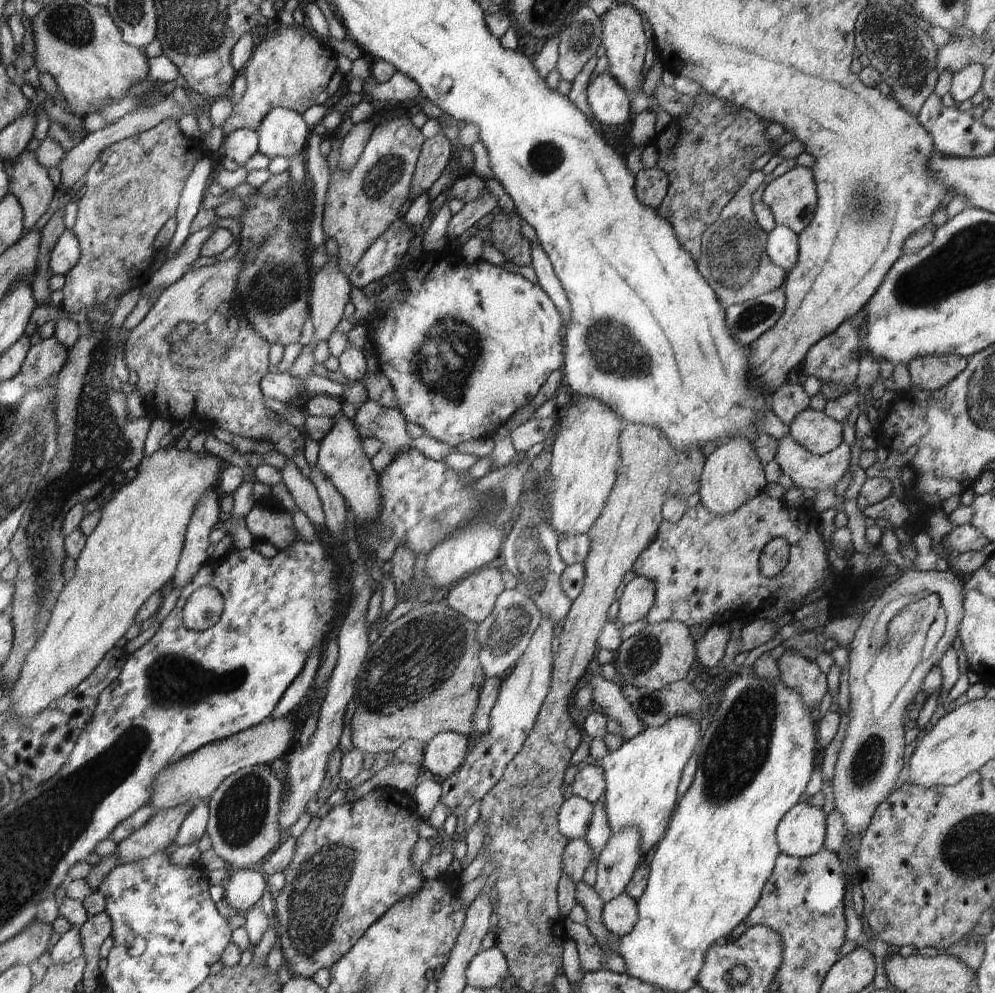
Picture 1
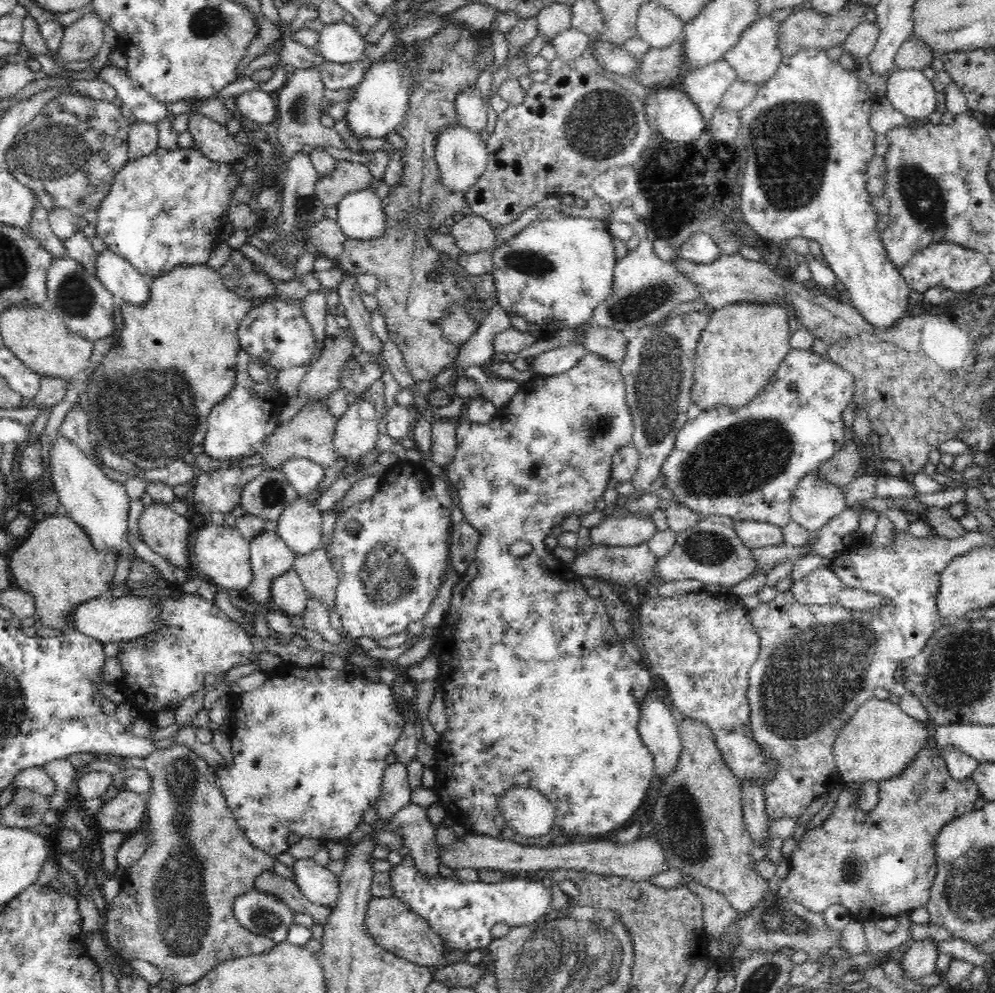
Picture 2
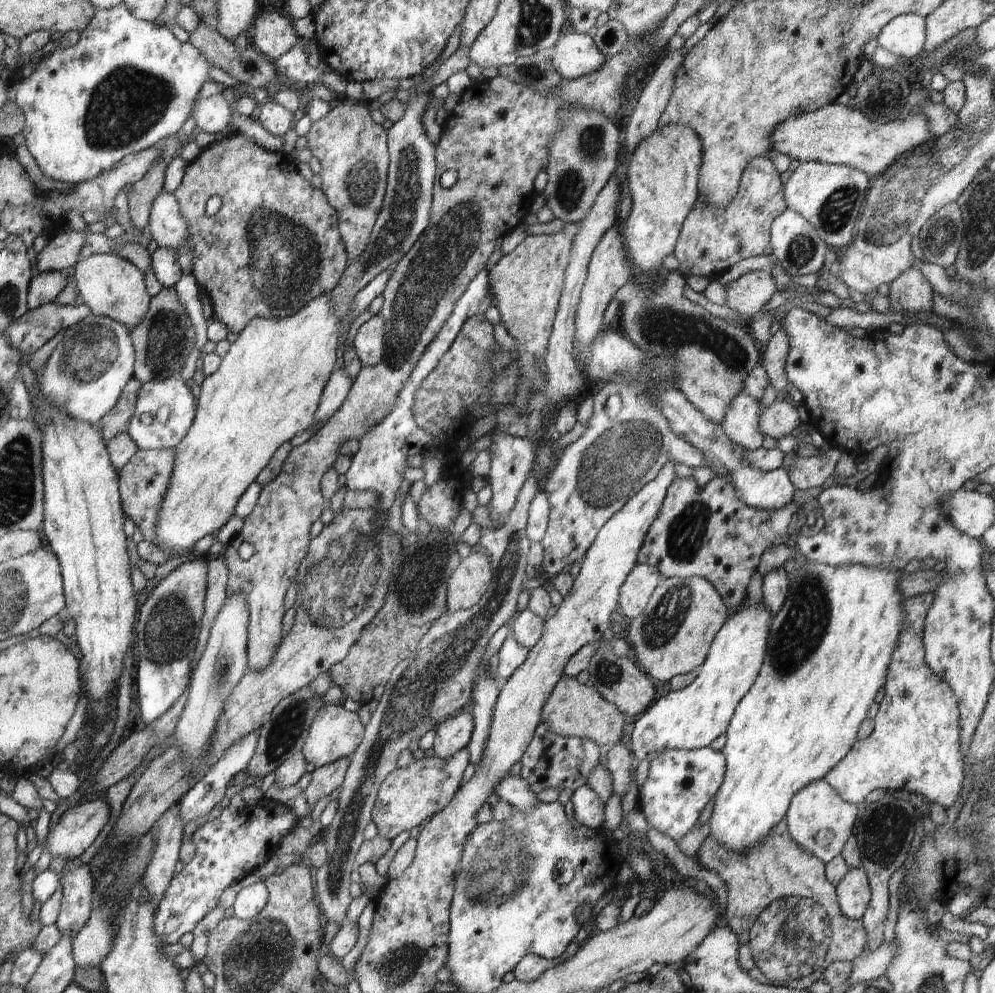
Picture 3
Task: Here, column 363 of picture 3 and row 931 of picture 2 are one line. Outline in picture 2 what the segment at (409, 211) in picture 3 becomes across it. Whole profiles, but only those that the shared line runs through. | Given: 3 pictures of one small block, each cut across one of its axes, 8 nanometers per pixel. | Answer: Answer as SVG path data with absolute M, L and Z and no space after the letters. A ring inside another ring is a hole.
M252 889L234 904L235 916L244 928L277 943L286 941L290 926L296 924L295 911L272 893Z

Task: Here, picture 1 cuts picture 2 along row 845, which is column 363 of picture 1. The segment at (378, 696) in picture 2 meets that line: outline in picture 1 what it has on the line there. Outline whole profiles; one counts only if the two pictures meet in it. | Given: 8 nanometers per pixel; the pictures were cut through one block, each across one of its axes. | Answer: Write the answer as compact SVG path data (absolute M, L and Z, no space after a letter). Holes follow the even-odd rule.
M404 211L400 212L397 219L390 224L390 227L378 239L375 239L371 246L362 254L358 265L349 275L348 280L350 285L359 289L368 286L372 282L383 281L384 290L380 294L376 292L376 311L374 318L367 324L367 328L370 332L370 328L373 326L373 348L378 361L378 370L390 382L397 408L404 416L406 423L420 426L423 430L426 430L427 435L432 436L435 440L457 447L468 440L483 439L492 432L497 432L516 413L518 408L522 409L534 401L540 388L552 372L562 370L563 347L561 340L564 327L559 311L539 285L532 284L520 274L508 272L501 265L492 265L484 259L475 264L467 264L466 262L462 264L462 262L455 262L448 257L439 255L439 252L423 252L414 262L406 264L404 257L408 254L409 244L415 236L414 230L406 225ZM390 274L394 278L391 278L390 284L385 286L384 279ZM378 318L380 318L380 321L376 321ZM452 356L454 356L454 360L452 360ZM464 362L468 362L468 364L464 364ZM466 368L468 368L468 372L464 372Z

